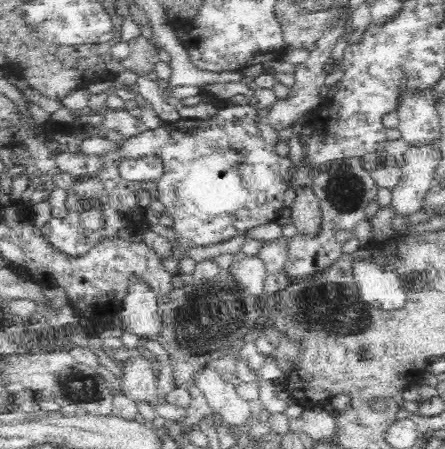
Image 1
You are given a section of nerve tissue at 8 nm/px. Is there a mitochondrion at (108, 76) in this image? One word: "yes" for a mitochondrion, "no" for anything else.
no

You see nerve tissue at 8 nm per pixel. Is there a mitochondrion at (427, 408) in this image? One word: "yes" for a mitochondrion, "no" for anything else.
no

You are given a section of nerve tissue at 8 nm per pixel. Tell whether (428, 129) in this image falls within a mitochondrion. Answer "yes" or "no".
no

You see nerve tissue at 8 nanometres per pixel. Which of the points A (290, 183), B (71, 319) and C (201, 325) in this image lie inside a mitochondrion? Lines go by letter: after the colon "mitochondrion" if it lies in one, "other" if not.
A: other
B: other
C: mitochondrion

